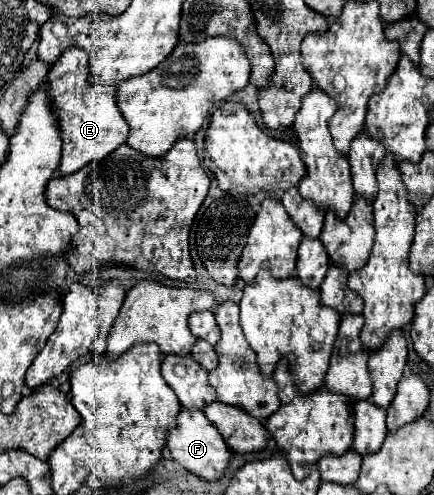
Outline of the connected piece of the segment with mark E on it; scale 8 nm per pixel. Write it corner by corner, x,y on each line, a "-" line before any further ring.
69,48
47,74
47,96
53,112
57,114
63,152
55,176
67,176
77,172
89,162
103,160
121,144
125,144
129,126
123,120
115,104
117,86
95,86
89,82
89,56
81,48

